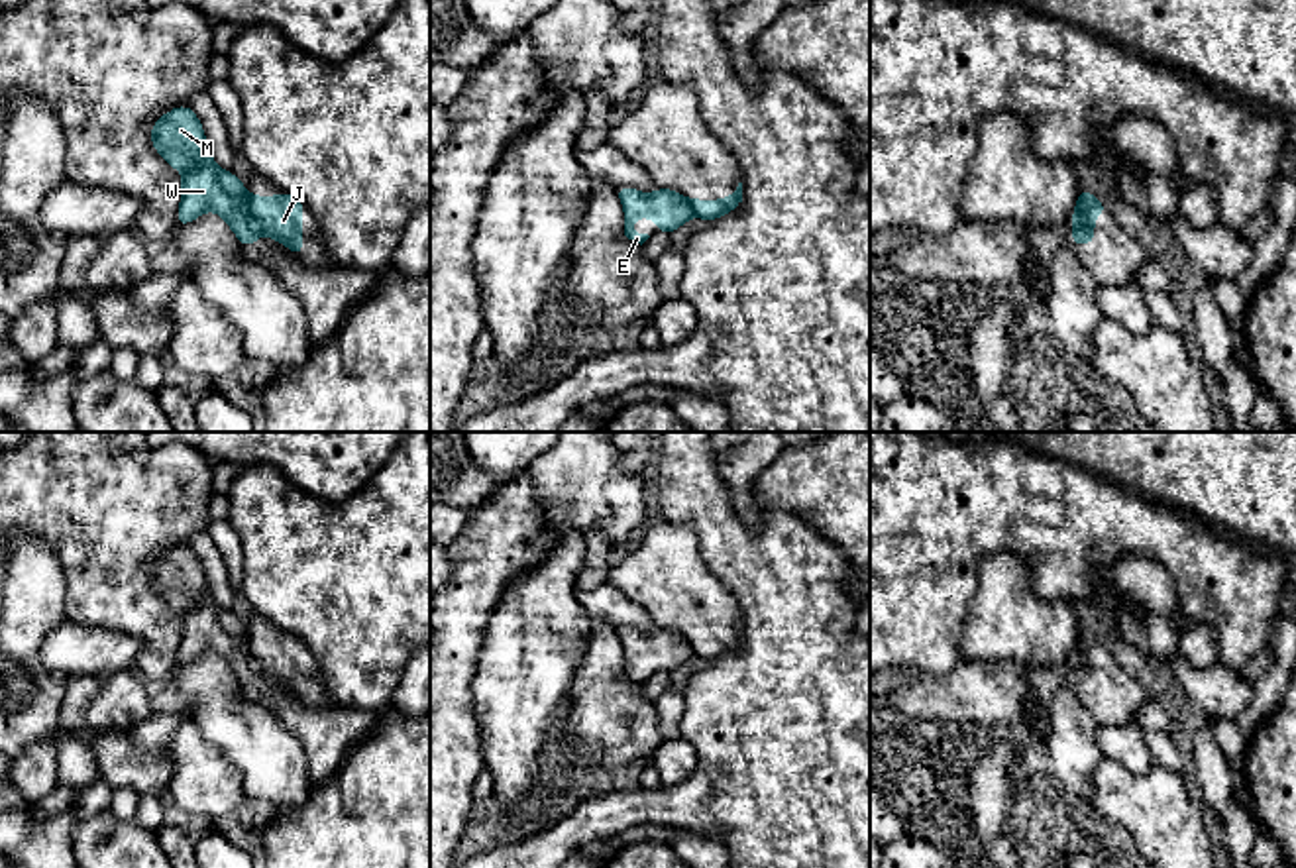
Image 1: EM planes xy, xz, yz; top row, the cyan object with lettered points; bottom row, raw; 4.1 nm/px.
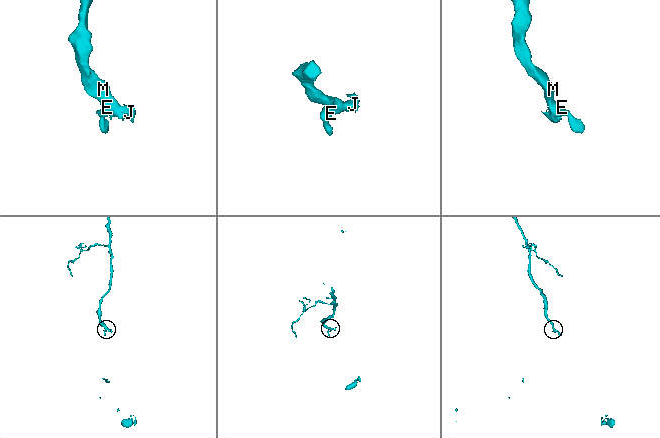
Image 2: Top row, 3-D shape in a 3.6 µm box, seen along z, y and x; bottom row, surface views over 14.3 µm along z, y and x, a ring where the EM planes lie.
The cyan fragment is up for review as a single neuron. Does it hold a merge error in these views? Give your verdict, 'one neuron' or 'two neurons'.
two neurons

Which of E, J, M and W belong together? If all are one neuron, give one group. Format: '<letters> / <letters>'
E M W / J

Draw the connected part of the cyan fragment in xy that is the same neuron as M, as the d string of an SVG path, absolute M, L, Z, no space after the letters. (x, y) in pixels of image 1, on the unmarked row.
M177 546L155 560L149 577L153 589L183 613L179 666L212 650L228 662L240 685L253 685L263 676L247 648L245 624L216 605L204 568L190 546Z

